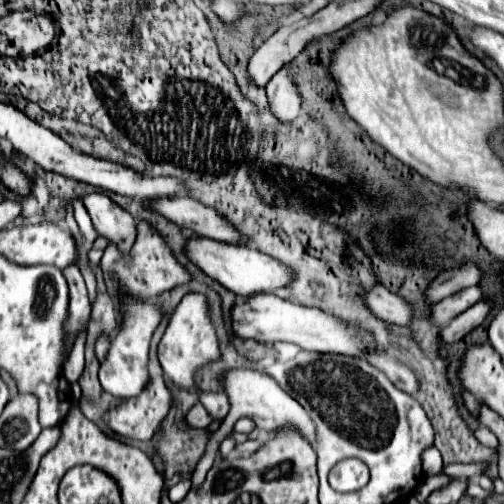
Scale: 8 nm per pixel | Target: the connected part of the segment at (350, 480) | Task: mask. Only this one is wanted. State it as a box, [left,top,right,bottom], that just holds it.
[328,458,370,492]

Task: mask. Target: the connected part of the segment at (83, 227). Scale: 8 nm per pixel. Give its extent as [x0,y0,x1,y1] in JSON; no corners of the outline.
[74,202,98,244]

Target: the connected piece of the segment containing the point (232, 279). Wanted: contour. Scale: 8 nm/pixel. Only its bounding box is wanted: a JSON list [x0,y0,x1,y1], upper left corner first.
[184,236,292,298]

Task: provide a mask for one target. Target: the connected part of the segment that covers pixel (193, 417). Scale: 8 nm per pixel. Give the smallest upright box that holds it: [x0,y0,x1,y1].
[186,402,212,428]

